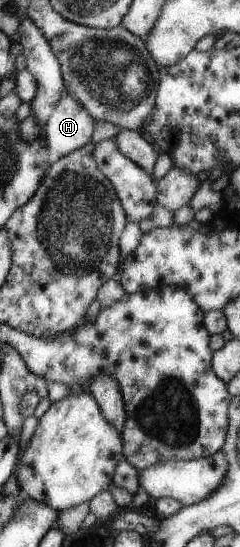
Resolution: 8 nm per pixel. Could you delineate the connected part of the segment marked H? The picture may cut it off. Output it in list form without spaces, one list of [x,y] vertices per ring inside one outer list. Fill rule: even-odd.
[[[63,92],[43,128],[49,161],[53,163],[90,142],[95,122],[78,101]]]

